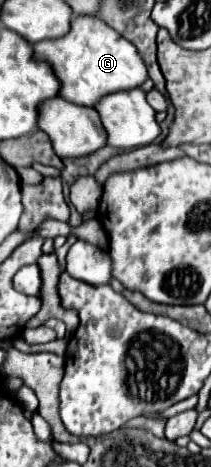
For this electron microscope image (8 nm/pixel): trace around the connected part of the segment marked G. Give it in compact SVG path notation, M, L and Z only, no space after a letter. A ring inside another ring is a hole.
M75 16L67 36L61 36L59 40L41 40L39 44L33 44L33 50L35 60L51 64L55 78L61 80L59 96L73 104L93 106L105 94L131 90L147 80L147 68L137 54L137 48L99 16Z

